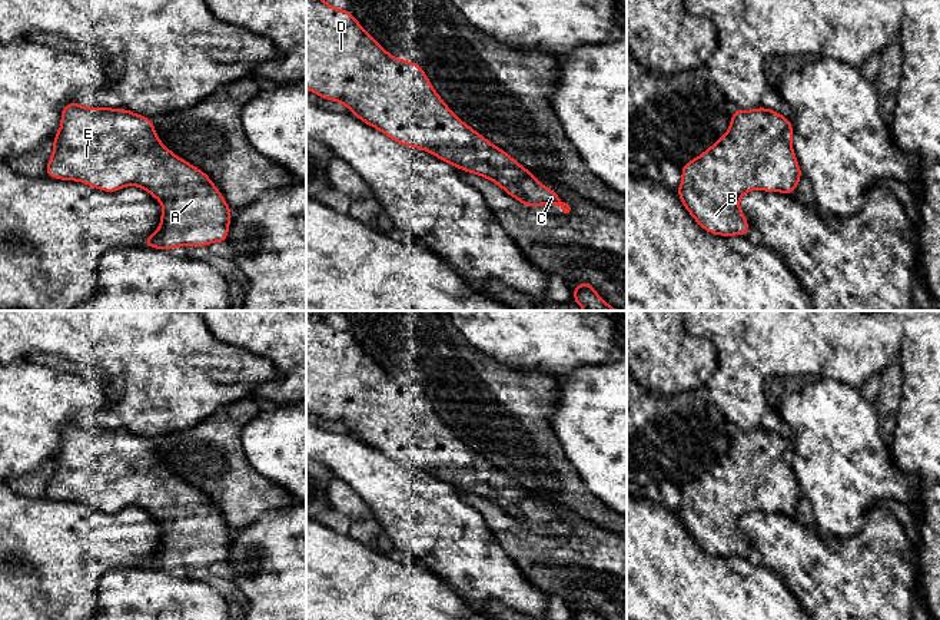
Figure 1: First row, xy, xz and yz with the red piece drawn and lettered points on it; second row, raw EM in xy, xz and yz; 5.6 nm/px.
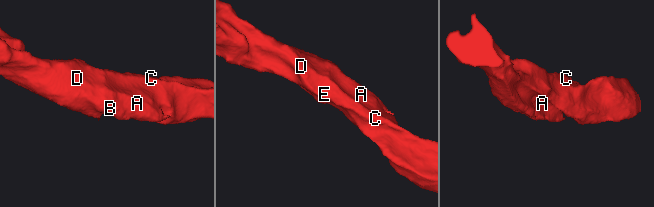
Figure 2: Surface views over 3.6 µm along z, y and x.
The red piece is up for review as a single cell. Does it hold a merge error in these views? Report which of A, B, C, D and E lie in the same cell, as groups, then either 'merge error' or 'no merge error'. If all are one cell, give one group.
A B C D E | no merge error

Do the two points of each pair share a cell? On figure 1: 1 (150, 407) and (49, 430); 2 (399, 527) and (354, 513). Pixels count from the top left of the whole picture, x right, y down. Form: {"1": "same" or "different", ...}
{"1": "different", "2": "different"}

